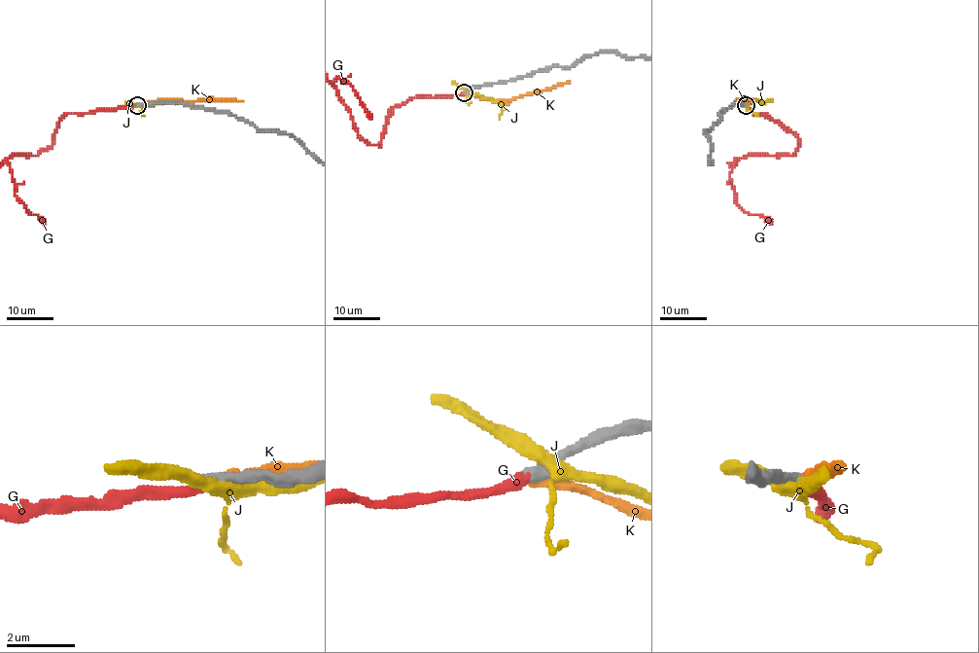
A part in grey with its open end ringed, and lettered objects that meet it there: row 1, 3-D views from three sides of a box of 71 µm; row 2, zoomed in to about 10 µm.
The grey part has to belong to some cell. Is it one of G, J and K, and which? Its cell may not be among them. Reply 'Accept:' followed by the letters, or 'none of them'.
Accept: G

